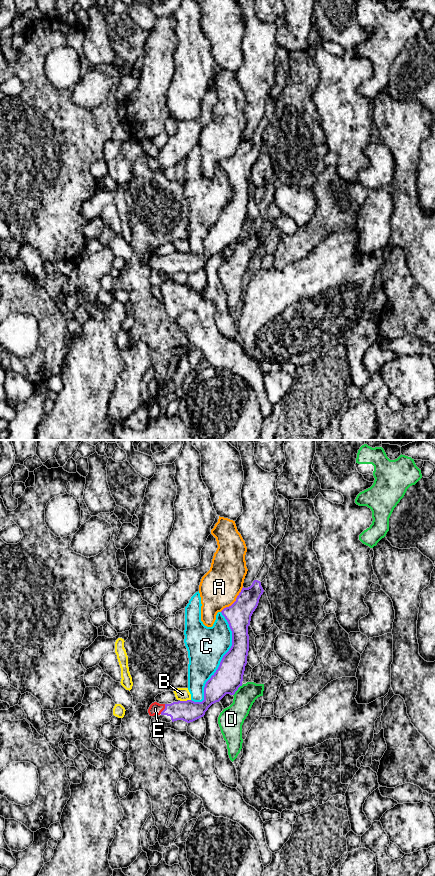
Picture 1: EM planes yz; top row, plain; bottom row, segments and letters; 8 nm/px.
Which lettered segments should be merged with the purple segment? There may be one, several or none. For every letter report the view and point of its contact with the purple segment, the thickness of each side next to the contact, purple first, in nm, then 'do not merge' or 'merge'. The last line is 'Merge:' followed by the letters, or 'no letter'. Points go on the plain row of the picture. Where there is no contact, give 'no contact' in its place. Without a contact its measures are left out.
A: yz (235, 153) | 200/320 nm | do not merge
B: yz (185, 253) | 170/110 nm | do not merge
C: yz (221, 212) | 220/320 nm | do not merge
D: yz (237, 241) | 220/200 nm | do not merge
E: yz (164, 261) | 170/100 nm | merge
Merge: E

